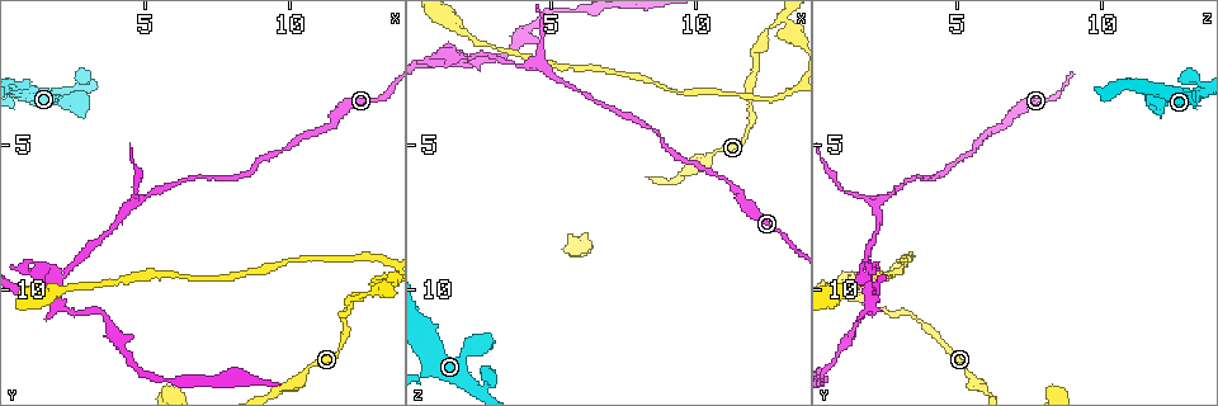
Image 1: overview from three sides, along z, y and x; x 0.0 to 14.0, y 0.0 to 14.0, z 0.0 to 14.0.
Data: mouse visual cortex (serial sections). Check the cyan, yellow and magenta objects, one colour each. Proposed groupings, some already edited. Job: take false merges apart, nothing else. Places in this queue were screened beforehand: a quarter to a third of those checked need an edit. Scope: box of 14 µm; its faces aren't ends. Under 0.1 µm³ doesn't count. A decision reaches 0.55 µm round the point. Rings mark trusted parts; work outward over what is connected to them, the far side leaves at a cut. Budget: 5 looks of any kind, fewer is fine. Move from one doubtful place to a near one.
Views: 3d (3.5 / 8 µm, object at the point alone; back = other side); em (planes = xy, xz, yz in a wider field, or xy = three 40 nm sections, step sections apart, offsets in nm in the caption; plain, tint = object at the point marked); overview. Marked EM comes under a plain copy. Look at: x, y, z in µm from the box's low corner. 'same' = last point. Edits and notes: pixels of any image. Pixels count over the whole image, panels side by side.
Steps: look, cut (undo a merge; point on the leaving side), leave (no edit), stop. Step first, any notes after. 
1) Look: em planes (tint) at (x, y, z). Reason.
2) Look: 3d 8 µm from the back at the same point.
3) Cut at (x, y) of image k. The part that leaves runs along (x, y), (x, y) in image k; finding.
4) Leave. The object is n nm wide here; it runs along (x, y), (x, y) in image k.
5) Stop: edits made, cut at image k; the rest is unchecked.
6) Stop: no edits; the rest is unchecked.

Look: 3d 3.5 µm at (2.8, 2.9, 13.4). Narrows sharply.

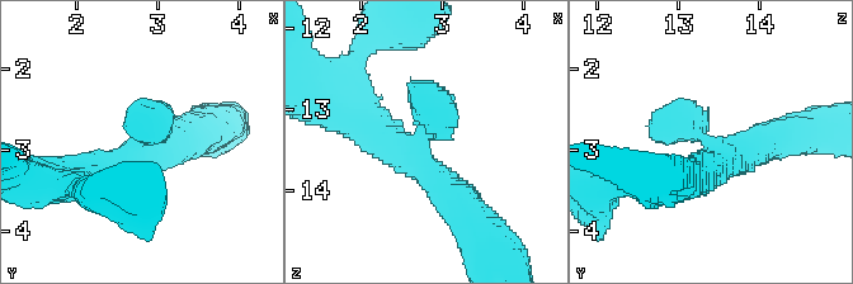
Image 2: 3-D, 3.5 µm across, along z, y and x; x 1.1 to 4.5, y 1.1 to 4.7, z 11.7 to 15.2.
Look: em xy step 1 (tint) at (2.75, 2.85, 13.30). Shape alone is not enough.

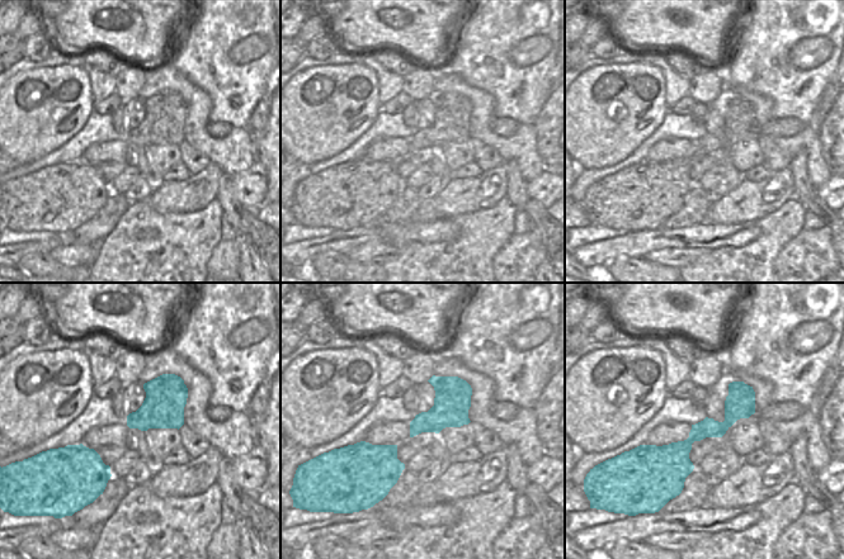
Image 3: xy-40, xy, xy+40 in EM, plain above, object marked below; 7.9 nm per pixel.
Leave. It runs along (749, 389), (720, 429), (679, 451), (645, 448) in image 3; all the same cell.

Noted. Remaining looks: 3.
Look: 3d 3.5 µm from the back at (2.1, 9.7, 2.1). Branch point.

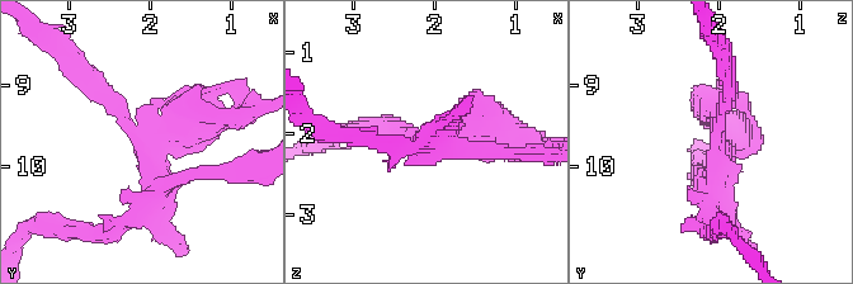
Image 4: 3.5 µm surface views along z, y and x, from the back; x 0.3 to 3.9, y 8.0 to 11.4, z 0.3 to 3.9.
Look: em xy step 3 (tint) at (2.10, 9.70, 2.00).

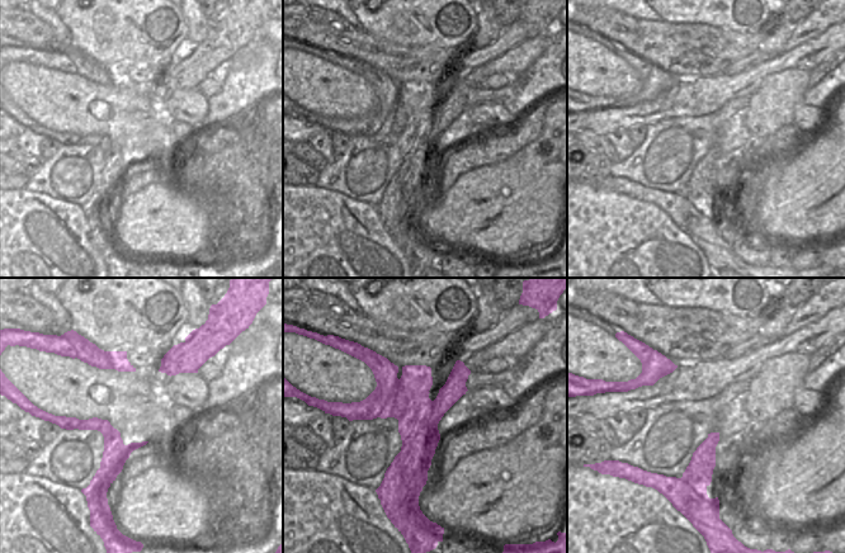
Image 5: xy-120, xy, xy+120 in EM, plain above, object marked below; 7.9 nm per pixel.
Cut at (730, 219) of image 4. The part that leaves runs along (427, 135), (438, 145), (383, 145) in image 4; two cells meet here.

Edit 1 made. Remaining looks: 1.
Stop: edits made, cut at image 4; the rest is unchecked.

